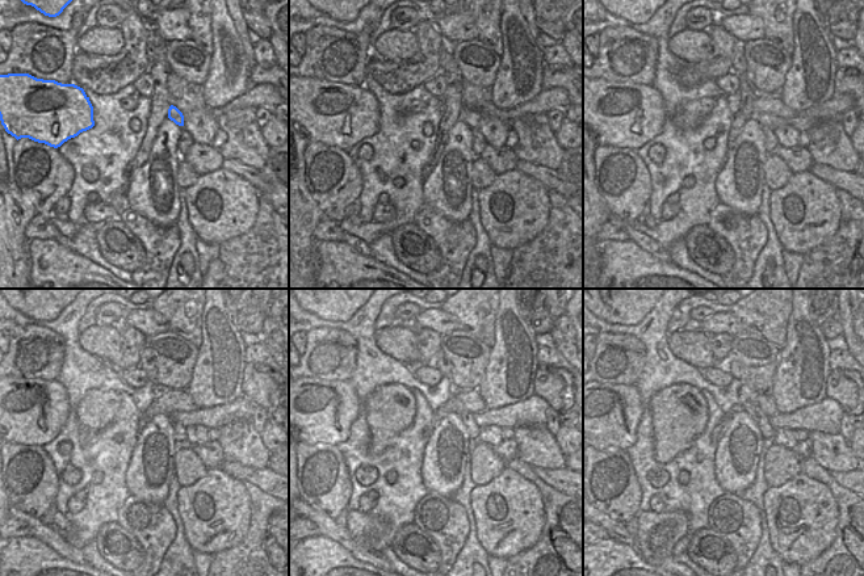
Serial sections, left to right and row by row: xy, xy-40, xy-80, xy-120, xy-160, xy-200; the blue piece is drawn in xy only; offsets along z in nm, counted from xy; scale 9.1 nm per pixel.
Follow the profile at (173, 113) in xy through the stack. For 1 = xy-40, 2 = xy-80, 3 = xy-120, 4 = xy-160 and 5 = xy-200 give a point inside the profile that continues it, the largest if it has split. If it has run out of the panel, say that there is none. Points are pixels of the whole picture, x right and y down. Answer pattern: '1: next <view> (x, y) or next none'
1: next xy-40 (472, 118)
2: next xy-80 (802, 122)
3: next xy-120 (214, 417)
4: next xy-160 (532, 411)
5: next xy-200 (825, 416)

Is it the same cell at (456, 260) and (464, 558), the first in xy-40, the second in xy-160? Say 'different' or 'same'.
different

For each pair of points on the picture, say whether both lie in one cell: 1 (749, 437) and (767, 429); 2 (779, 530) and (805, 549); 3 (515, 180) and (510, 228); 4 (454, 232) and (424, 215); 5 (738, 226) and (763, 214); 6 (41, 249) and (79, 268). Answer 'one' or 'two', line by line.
1: two
2: one
3: one
4: one
5: two
6: one

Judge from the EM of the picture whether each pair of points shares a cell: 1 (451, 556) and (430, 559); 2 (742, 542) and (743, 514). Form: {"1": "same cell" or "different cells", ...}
{"1": "different cells", "2": "same cell"}

